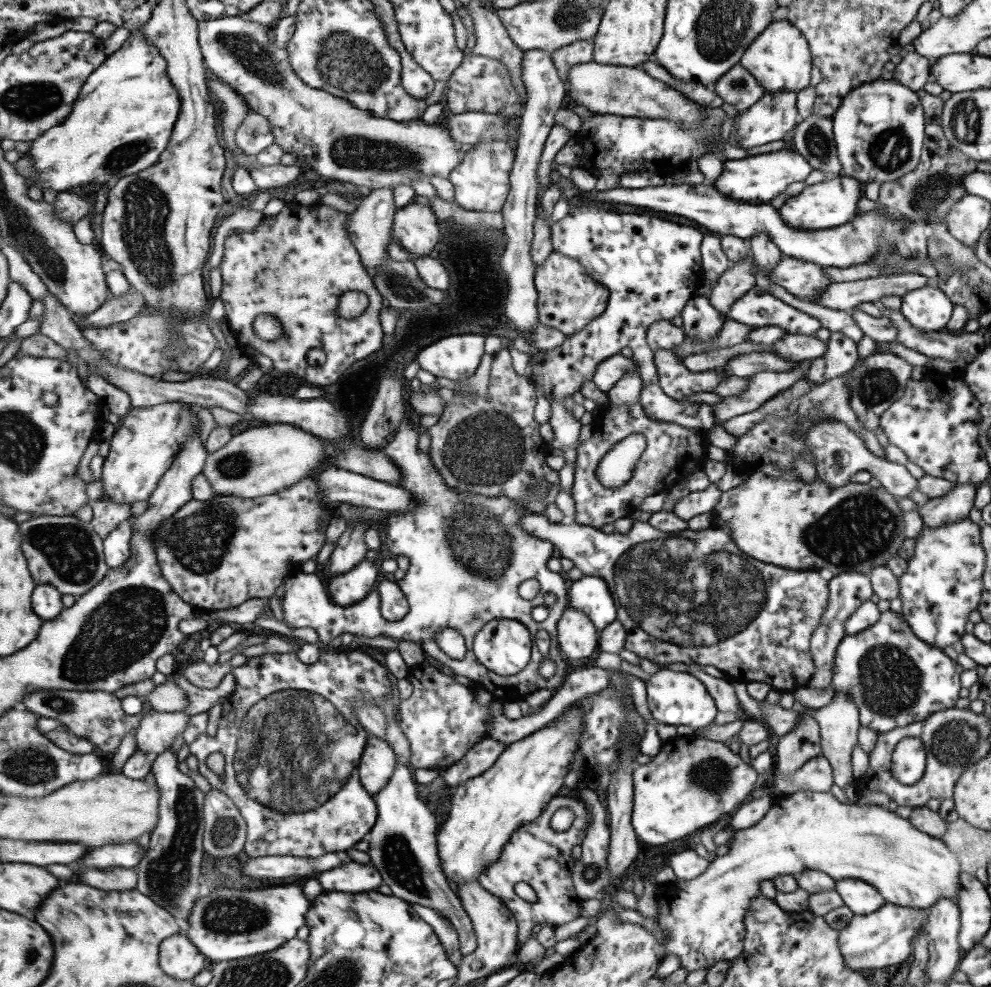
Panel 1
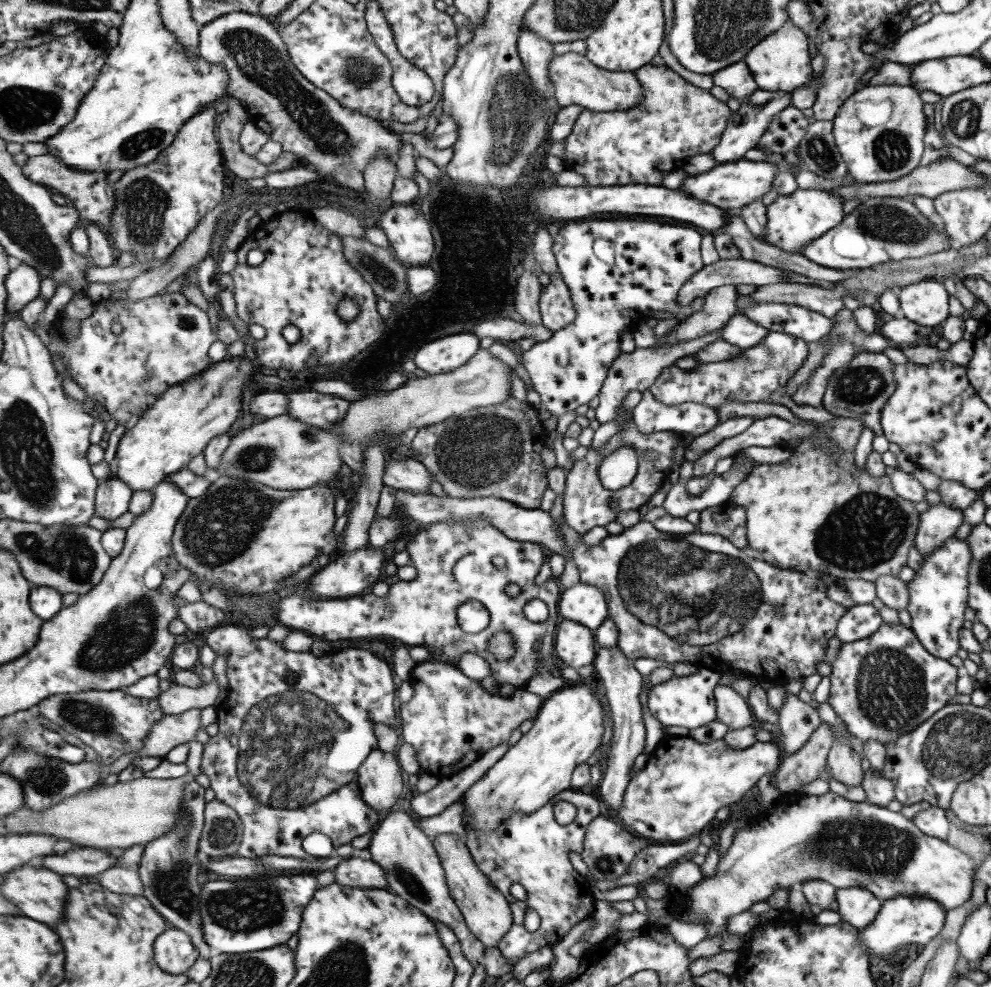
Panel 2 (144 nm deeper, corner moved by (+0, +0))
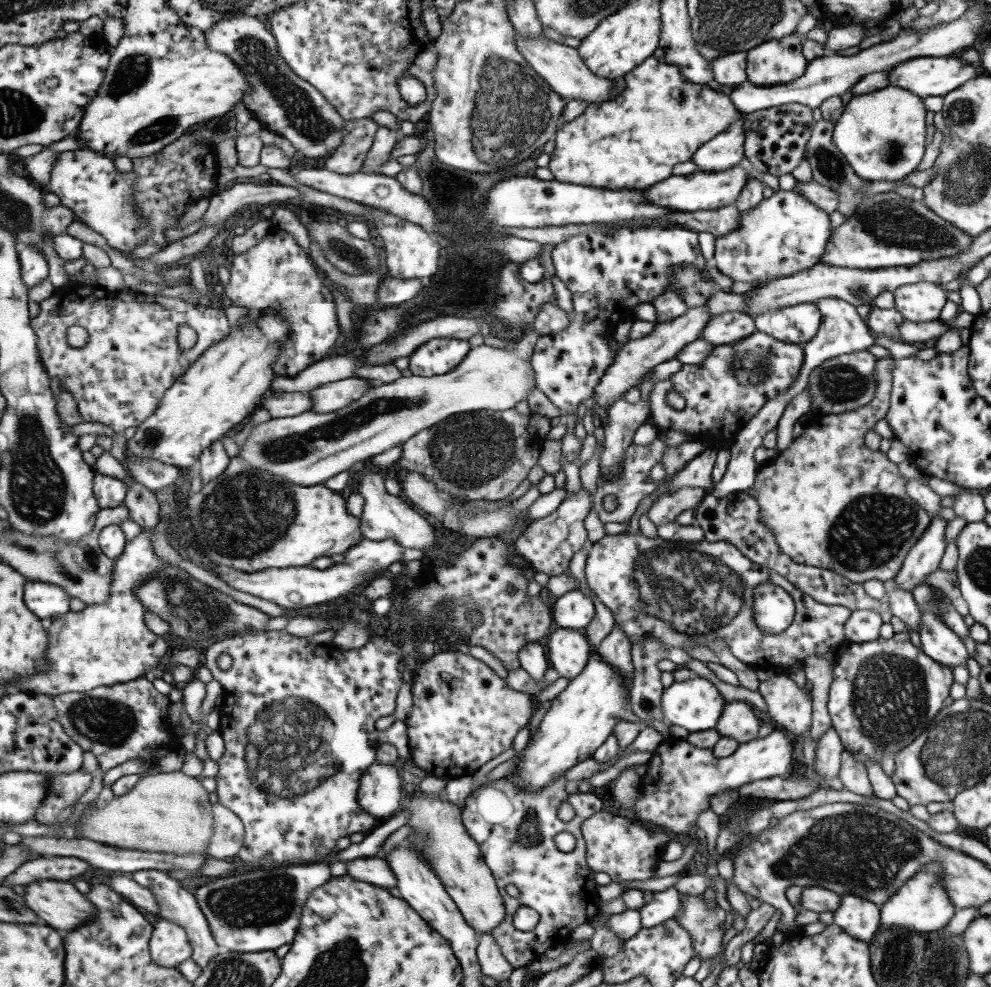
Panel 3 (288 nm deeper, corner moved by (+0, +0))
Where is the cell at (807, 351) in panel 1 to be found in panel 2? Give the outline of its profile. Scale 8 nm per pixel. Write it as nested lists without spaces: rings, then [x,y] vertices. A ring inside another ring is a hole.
[[[769,332],[757,346],[743,350],[739,356],[727,360],[727,362],[715,362],[715,364],[699,364],[697,368],[683,370],[679,366],[667,366],[661,370],[657,380],[647,388],[651,396],[667,408],[683,406],[687,402],[701,404],[711,410],[719,410],[723,404],[731,404],[733,400],[739,404],[749,402],[765,402],[771,392],[785,386],[789,378],[801,368],[801,364],[807,360],[809,344],[803,340],[785,336],[781,332]]]

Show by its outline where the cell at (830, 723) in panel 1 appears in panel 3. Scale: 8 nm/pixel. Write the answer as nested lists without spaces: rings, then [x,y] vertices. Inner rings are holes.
[[[847,752],[841,754],[841,766],[839,766],[837,778],[839,778],[843,790],[847,790],[851,794],[857,794],[861,798],[873,796],[871,794],[871,784],[869,784],[869,778],[867,778],[867,768],[857,764],[853,760],[853,756],[847,754]]]

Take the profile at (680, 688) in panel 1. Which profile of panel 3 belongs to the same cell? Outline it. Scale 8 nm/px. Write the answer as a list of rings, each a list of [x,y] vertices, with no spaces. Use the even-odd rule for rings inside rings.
[[[691,678],[685,682],[673,682],[669,688],[663,688],[661,694],[661,712],[667,724],[675,724],[685,728],[687,732],[701,732],[717,726],[717,720],[725,708],[725,700],[717,692],[717,688],[705,678]]]

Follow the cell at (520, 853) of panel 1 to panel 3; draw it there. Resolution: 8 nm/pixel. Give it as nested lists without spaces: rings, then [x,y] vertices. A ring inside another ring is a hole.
[[[501,778],[501,780],[489,782],[483,788],[475,790],[471,794],[471,798],[467,800],[467,804],[463,808],[463,824],[467,826],[467,832],[471,832],[471,836],[483,848],[489,868],[495,872],[495,878],[499,880],[499,890],[503,892],[503,900],[507,900],[507,920],[491,934],[497,938],[497,944],[503,948],[503,954],[515,968],[525,968],[531,962],[543,958],[547,948],[567,944],[571,932],[579,924],[585,924],[589,918],[595,916],[599,898],[595,892],[593,870],[587,866],[587,846],[581,836],[581,824],[585,820],[589,820],[593,814],[603,812],[601,806],[603,806],[603,800],[597,798],[595,794],[589,794],[587,788],[583,788],[583,792],[577,792],[577,794],[567,794],[565,780],[555,780],[555,784],[551,784],[543,792],[531,792],[531,790],[523,790],[523,788],[515,786],[515,782],[509,778]],[[561,804],[569,804],[573,808],[573,812],[575,812],[573,820],[569,820],[569,822],[557,820],[557,810]],[[559,832],[569,832],[575,838],[575,848],[571,852],[557,850],[555,834],[559,834]],[[511,884],[519,888],[521,898],[509,896],[507,886],[511,886]],[[523,906],[529,906],[541,914],[541,922],[533,932],[523,932],[515,926],[515,914]]]

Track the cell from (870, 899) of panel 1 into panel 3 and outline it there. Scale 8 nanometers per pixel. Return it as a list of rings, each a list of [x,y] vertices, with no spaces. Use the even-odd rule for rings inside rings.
[[[851,894],[839,896],[839,908],[833,912],[833,924],[857,940],[869,942],[875,930],[881,928],[881,908]]]

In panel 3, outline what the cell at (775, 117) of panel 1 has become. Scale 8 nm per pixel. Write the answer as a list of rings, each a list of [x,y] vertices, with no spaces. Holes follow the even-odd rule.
[[[741,114],[741,118],[735,124],[731,124],[727,130],[723,130],[719,136],[711,138],[707,144],[703,144],[699,150],[693,152],[691,160],[695,162],[699,172],[729,170],[735,168],[741,158],[745,158],[743,118],[745,114]]]

